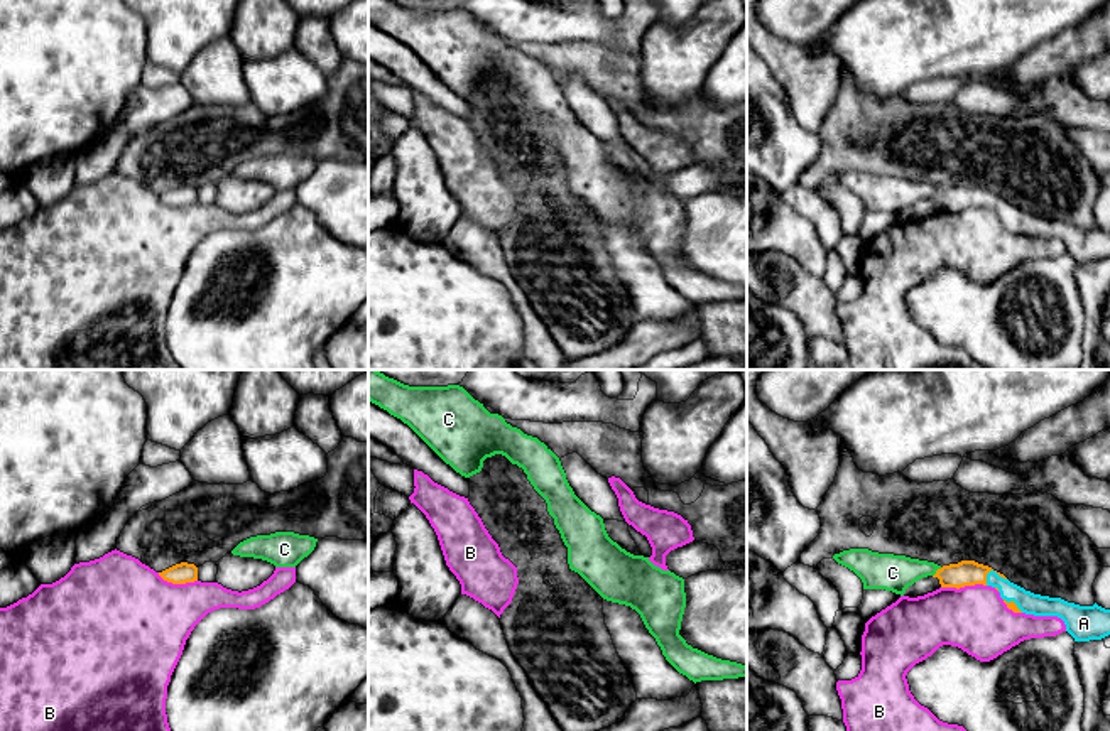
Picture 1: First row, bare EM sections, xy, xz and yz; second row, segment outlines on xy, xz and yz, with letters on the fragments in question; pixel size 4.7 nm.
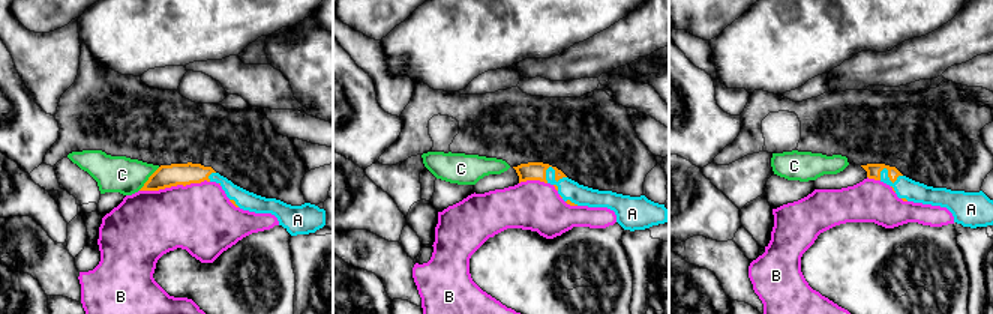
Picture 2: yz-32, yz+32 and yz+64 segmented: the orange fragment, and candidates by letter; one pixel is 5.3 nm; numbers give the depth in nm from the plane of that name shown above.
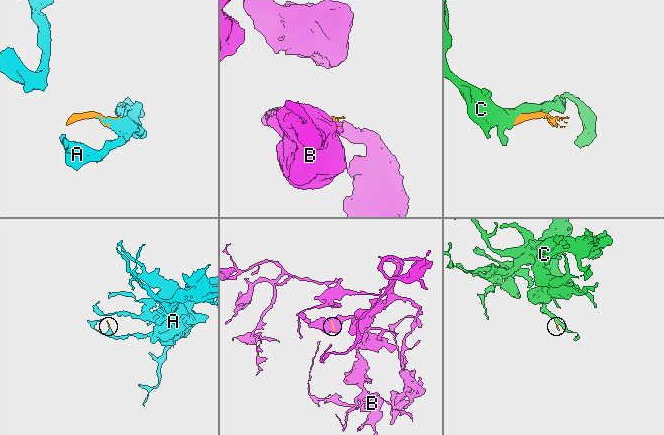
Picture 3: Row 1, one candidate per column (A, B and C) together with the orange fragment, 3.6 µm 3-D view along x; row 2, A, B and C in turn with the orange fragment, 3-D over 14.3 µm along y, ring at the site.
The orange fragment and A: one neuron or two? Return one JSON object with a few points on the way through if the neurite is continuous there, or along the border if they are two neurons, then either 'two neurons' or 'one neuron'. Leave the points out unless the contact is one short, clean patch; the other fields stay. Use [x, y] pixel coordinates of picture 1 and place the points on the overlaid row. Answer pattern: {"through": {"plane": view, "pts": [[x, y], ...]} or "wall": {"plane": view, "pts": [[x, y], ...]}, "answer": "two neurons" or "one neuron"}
{"answer": "one neuron"}

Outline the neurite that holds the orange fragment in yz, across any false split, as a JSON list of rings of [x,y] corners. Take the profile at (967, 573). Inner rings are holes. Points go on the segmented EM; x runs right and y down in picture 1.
[[[975,560],[943,566],[933,577],[939,579],[941,588],[992,586],[1014,613],[1061,618],[1075,642],[1102,640],[1110,635],[1110,609],[1096,603],[1093,606],[1080,606],[1061,598],[1034,594]]]

